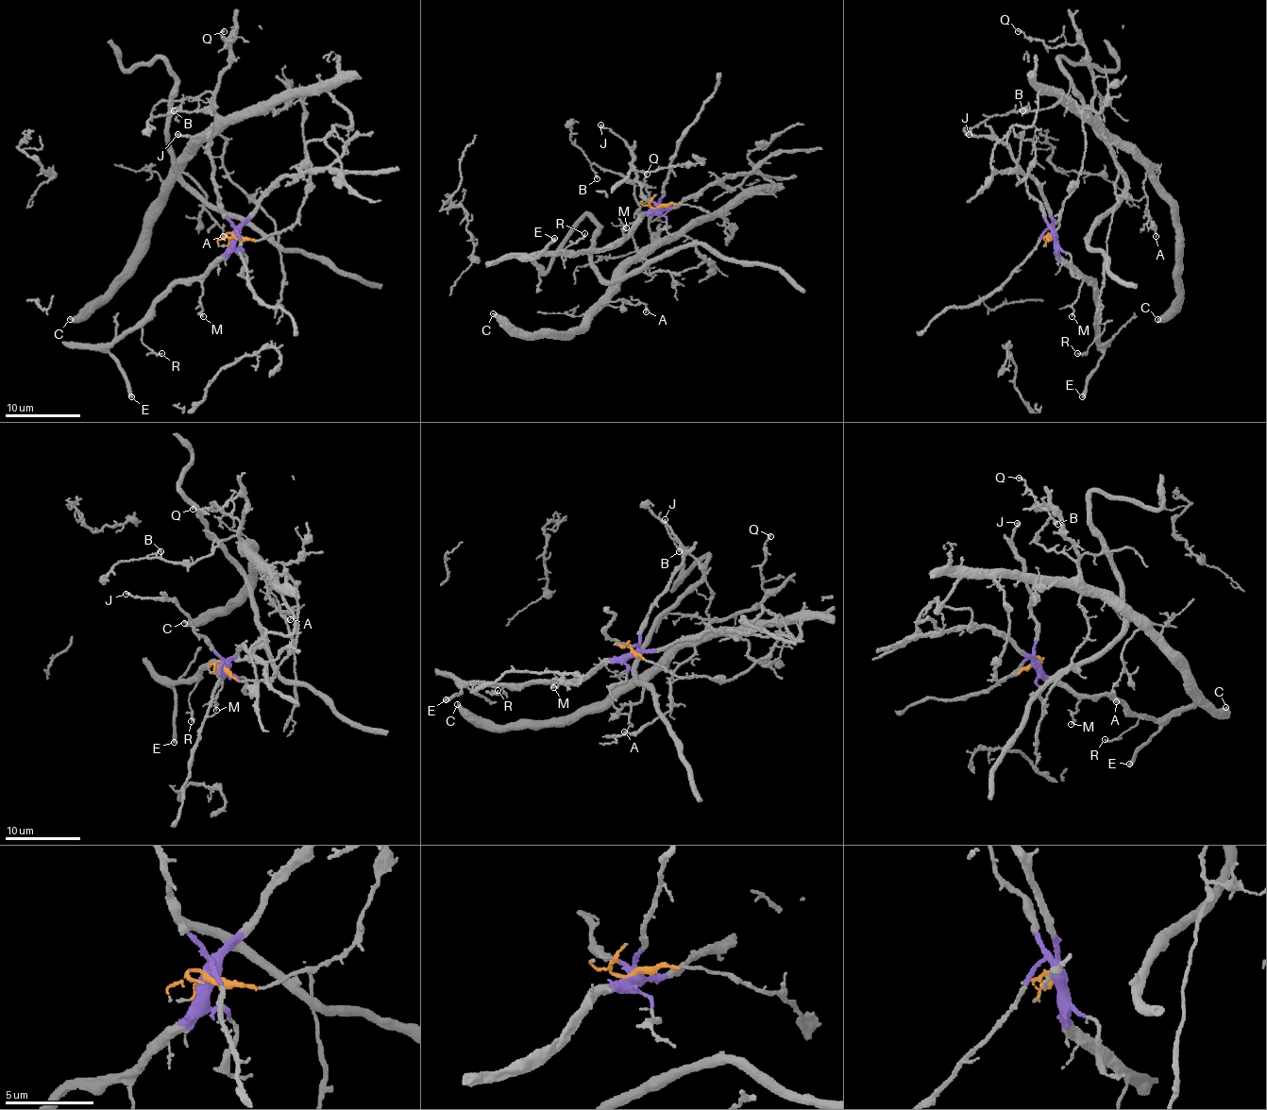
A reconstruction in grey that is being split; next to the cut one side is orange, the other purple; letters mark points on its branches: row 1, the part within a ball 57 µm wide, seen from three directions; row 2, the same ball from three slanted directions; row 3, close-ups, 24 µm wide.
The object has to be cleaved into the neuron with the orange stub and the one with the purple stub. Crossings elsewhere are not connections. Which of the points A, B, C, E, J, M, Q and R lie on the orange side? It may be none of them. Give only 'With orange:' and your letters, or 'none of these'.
With orange: A, B, C, Q

